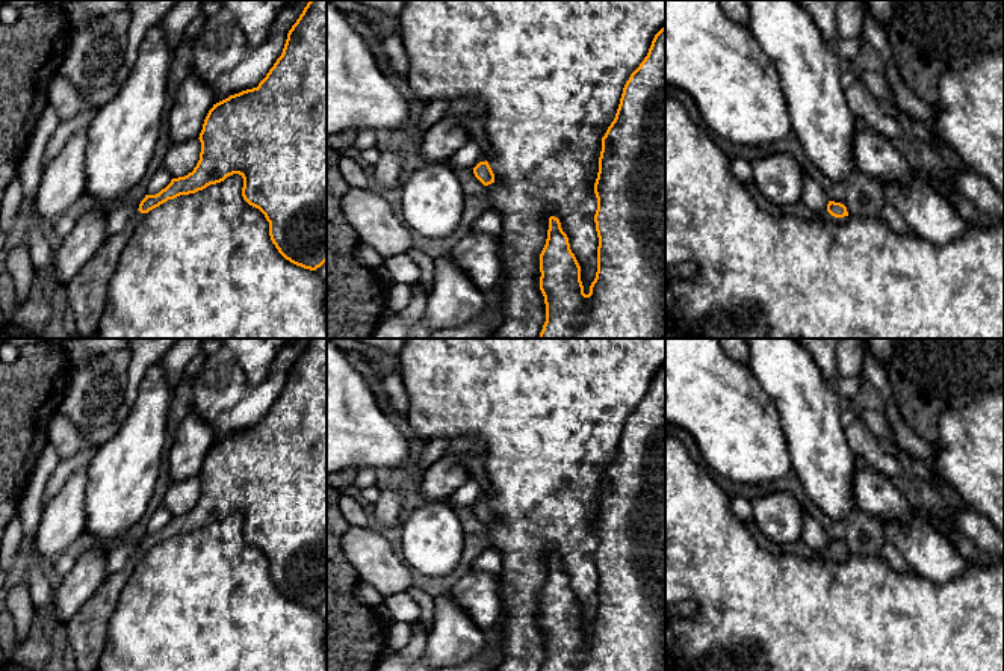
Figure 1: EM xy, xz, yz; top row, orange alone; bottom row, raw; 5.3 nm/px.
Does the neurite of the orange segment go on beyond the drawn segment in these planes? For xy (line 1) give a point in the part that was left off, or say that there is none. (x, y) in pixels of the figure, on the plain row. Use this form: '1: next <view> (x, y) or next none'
1: next xy (86, 630)

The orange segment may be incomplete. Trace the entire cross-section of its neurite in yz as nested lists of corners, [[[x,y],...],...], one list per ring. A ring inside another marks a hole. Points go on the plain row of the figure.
[[[829,540],[824,555],[827,559],[832,559],[835,562],[844,562],[848,558],[848,550],[844,543]]]

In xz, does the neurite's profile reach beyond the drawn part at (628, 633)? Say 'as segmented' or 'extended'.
as segmented

